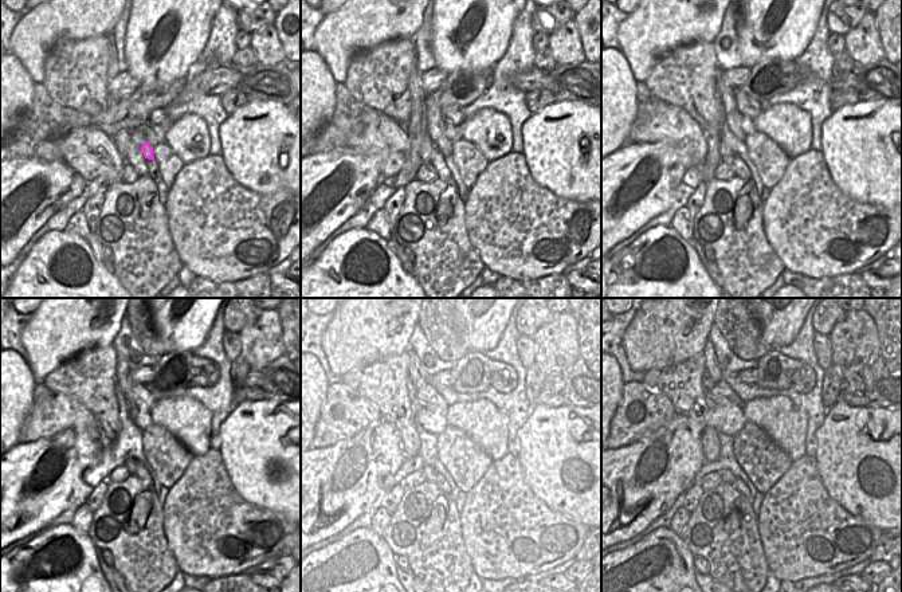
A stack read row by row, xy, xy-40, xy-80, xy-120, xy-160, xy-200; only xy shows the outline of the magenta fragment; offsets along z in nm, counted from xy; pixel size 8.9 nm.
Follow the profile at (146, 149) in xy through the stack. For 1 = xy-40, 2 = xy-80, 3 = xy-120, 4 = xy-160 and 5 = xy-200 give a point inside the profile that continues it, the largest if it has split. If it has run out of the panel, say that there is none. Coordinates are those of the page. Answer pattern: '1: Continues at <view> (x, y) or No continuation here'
1: Continues at xy-40 (434, 112)
2: Continues at xy-80 (733, 117)
3: Continues at xy-120 (122, 373)
4: Continues at xy-160 (420, 377)
5: Continues at xy-200 (712, 364).

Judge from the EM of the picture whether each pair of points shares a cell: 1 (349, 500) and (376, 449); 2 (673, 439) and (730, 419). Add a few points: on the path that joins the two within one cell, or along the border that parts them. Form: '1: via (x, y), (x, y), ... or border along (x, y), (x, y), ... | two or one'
1: via (353, 487), (363, 477), (368, 461) | one
2: via (687, 432), (710, 419), (716, 419) | one

